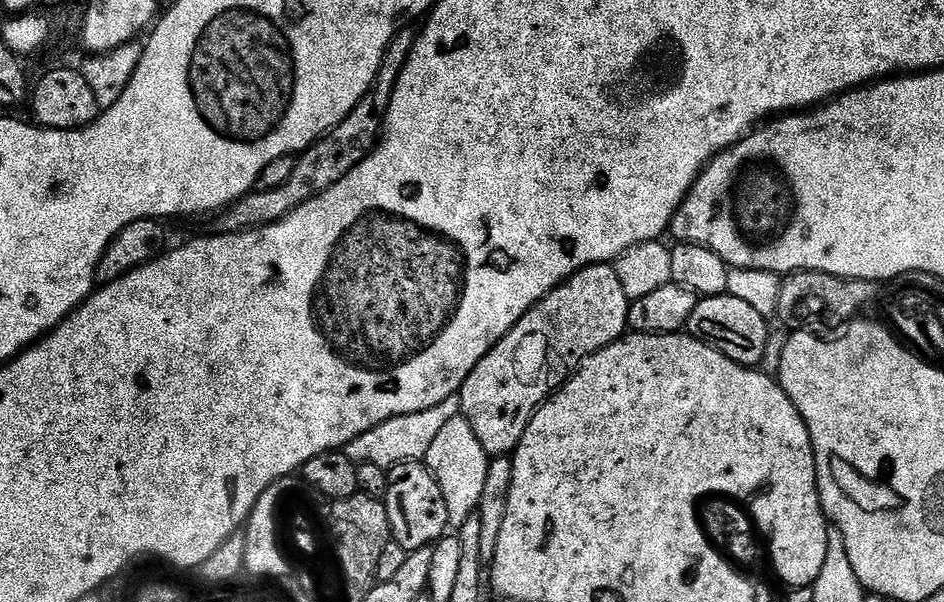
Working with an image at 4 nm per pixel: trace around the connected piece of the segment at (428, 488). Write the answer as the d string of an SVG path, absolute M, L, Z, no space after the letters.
M401 460L387 469L388 490L382 499L388 511L388 526L391 539L406 550L424 548L435 543L449 531L446 500L442 496L435 475L427 464L420 460Z

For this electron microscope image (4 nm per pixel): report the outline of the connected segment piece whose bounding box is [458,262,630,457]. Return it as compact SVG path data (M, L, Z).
M611 263L589 264L541 297L501 340L496 341L458 389L459 411L468 420L489 457L515 452L537 408L568 379L573 369L596 349L613 344L625 335L629 303L626 290L622 290L622 282L618 282L618 274Z

